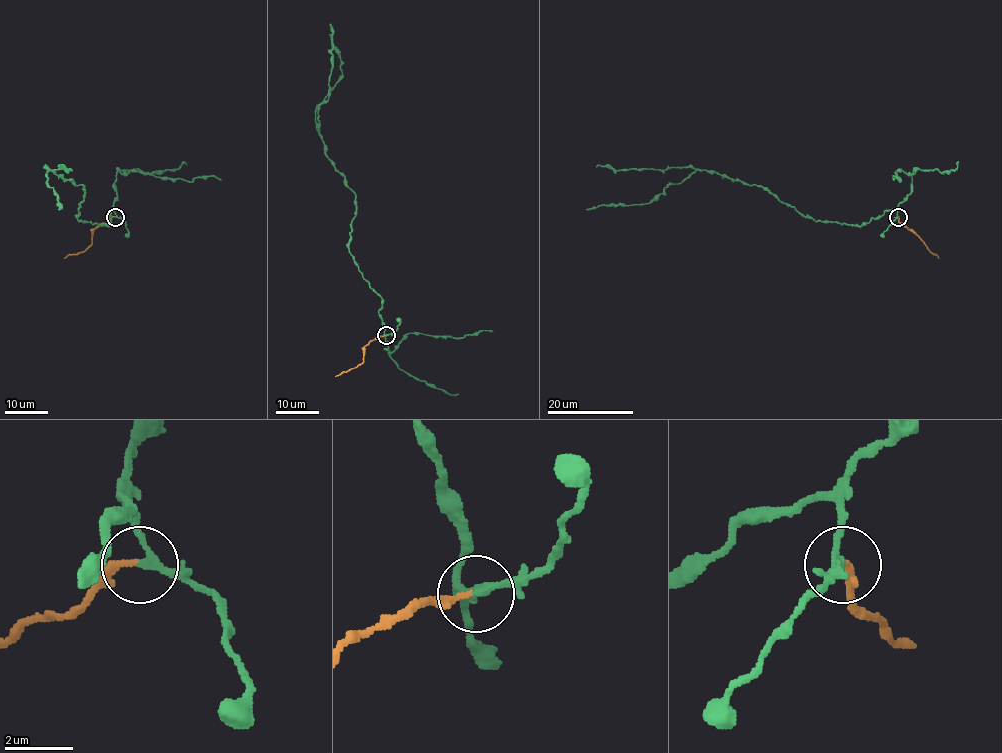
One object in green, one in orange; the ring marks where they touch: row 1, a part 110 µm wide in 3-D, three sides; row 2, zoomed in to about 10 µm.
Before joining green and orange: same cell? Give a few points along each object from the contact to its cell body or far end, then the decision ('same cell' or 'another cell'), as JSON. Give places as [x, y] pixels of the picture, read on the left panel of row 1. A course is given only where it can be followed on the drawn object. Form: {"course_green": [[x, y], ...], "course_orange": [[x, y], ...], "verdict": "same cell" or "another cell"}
{"course_green": [[114, 216], [113, 209], [110, 226], [79, 221], [83, 186], [49, 170], [58, 210]], "course_orange": [[114, 216], [93, 230], [92, 243], [84, 251], [64, 258]], "verdict": "another cell"}

